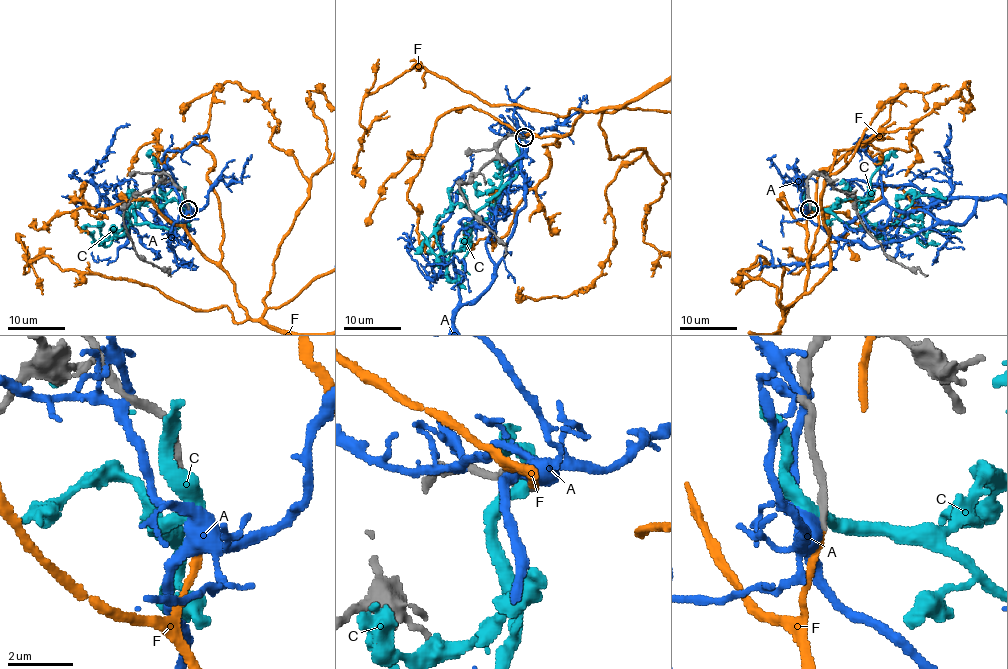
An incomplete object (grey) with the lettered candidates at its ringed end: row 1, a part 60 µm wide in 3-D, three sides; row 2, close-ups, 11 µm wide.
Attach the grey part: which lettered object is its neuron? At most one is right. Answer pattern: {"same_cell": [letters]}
{"same_cell": ["F"]}

